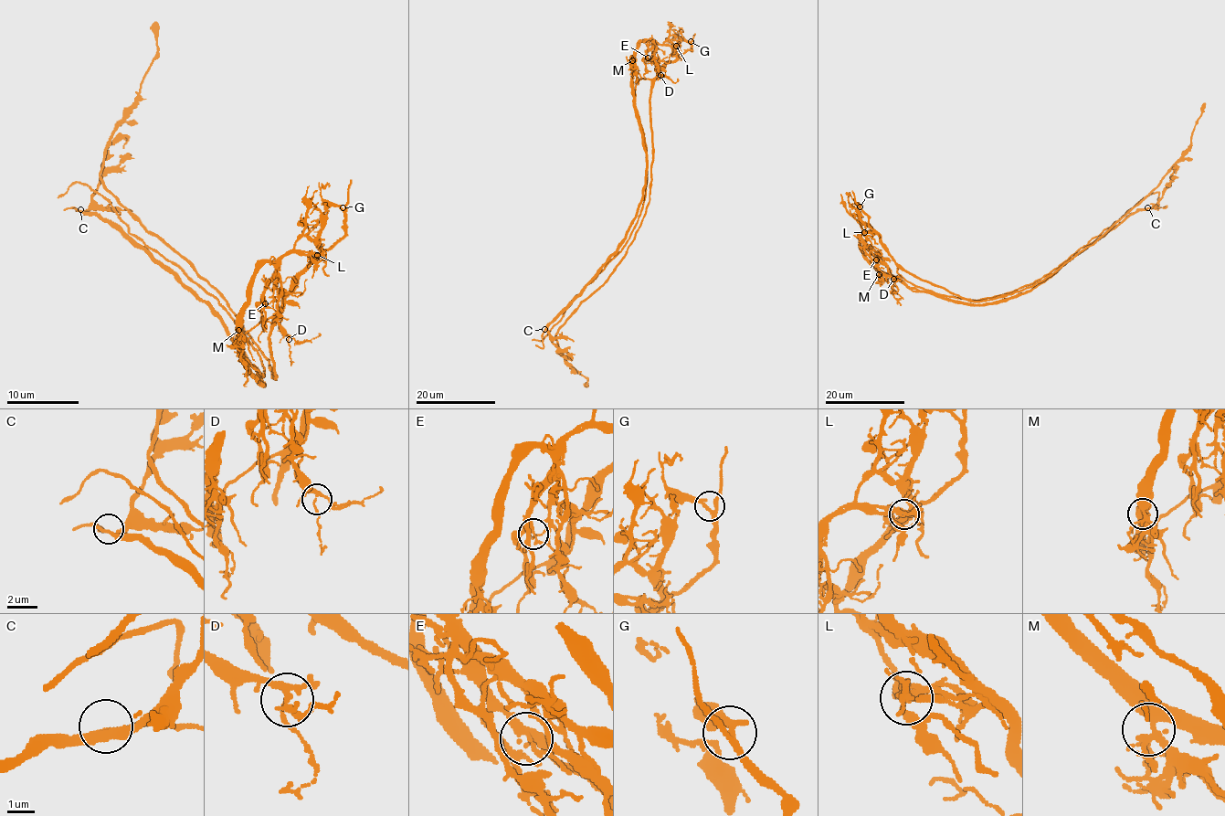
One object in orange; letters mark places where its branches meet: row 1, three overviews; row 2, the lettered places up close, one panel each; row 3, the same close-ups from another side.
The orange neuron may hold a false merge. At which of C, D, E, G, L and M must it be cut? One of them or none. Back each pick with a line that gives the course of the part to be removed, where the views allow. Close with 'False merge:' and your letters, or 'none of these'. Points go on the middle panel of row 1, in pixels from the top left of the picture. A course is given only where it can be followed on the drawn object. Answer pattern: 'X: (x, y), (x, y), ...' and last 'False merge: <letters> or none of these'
L: (676, 45), (676, 58), (651, 87), (650, 193), (640, 226), (609, 278), (555, 336), (586, 386)
False merge: L

